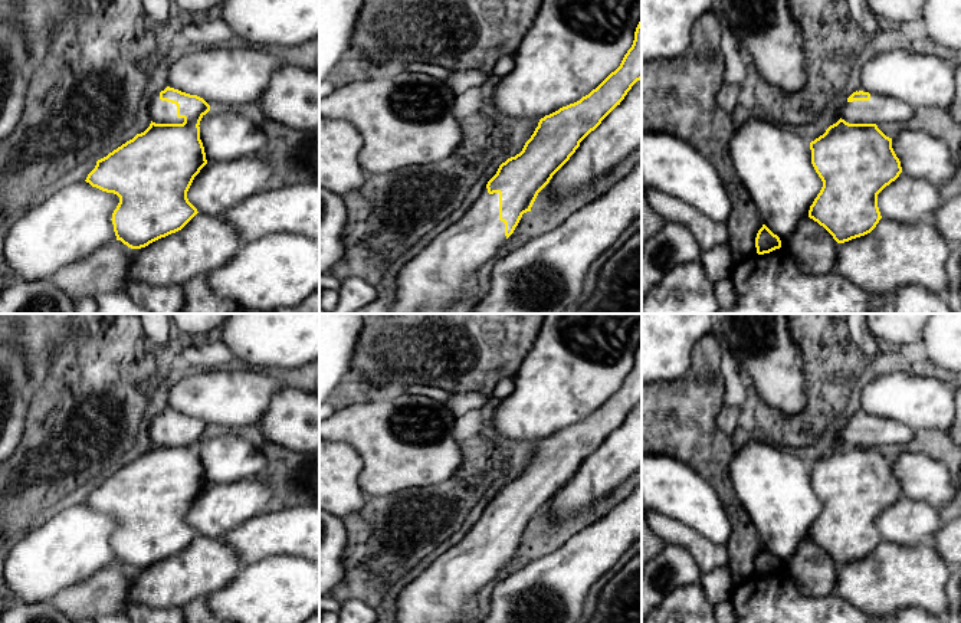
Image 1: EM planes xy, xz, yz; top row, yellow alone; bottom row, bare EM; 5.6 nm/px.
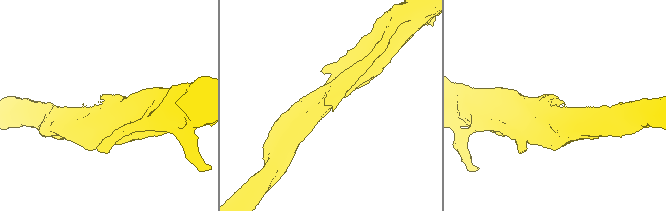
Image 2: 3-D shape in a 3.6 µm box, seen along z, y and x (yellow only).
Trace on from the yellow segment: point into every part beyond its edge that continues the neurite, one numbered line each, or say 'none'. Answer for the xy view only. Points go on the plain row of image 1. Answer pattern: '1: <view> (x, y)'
1: xy (160, 433)

